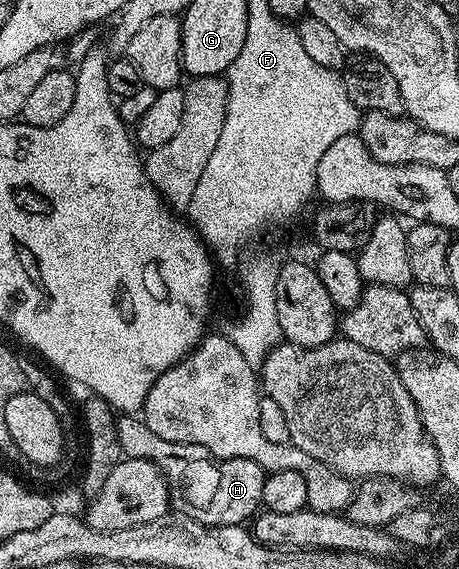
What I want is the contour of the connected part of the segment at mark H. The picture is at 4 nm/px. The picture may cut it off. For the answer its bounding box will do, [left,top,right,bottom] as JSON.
[118,414,268,526]

